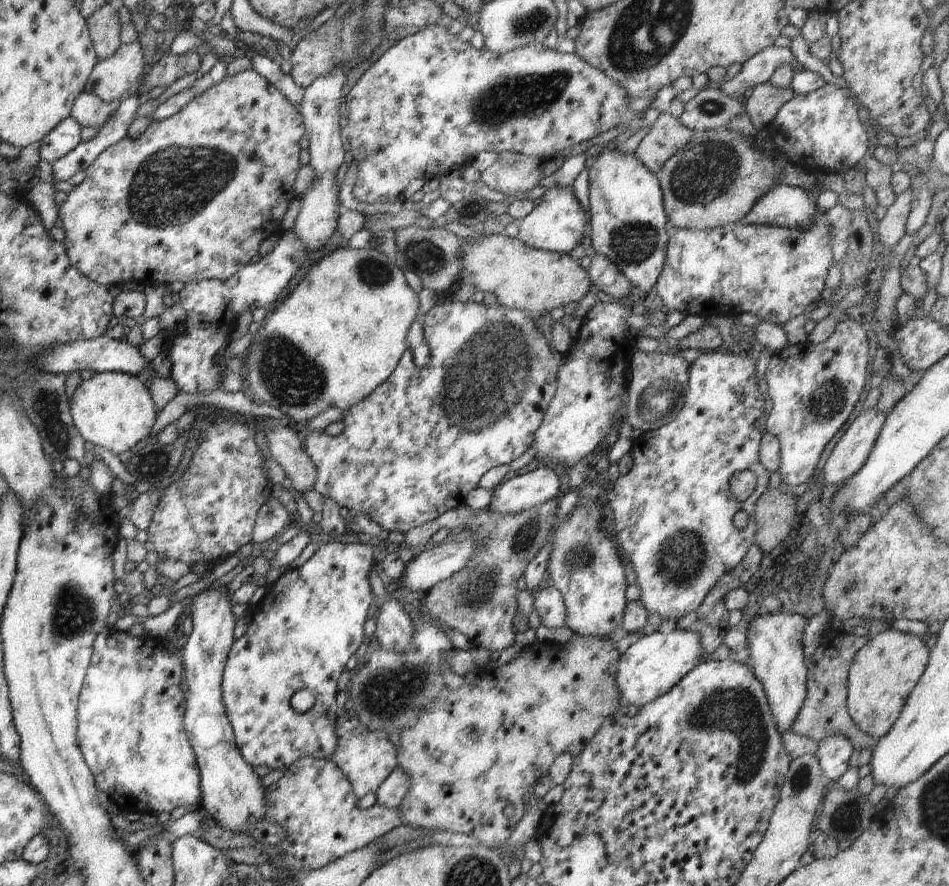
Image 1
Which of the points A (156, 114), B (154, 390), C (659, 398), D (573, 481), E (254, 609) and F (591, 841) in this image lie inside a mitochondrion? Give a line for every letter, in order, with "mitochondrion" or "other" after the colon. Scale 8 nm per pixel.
A: other
B: other
C: mitochondrion
D: other
E: other
F: other

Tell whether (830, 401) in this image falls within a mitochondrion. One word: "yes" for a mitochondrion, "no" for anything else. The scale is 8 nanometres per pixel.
yes

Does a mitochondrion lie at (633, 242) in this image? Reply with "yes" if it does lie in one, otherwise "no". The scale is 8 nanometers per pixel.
yes

